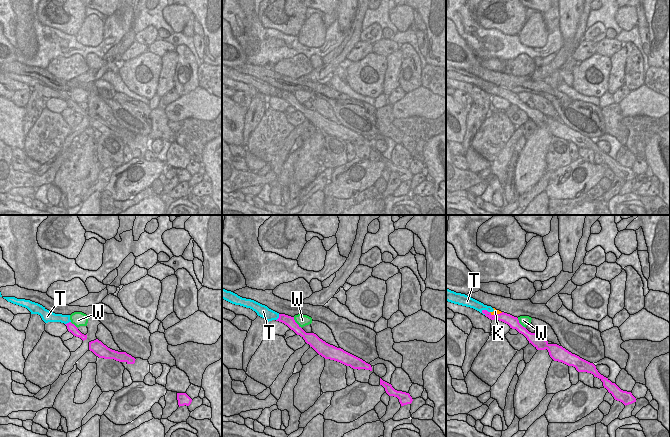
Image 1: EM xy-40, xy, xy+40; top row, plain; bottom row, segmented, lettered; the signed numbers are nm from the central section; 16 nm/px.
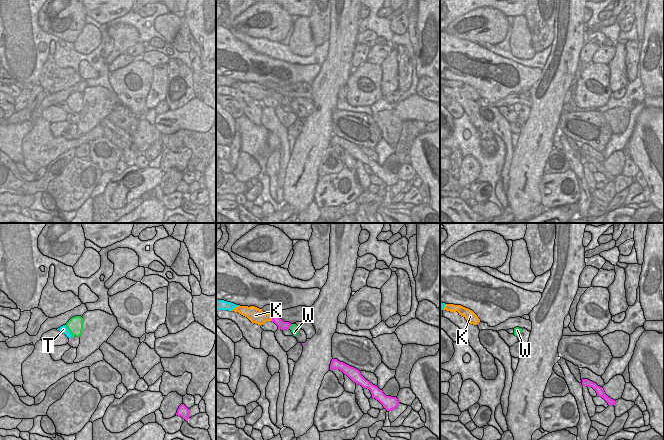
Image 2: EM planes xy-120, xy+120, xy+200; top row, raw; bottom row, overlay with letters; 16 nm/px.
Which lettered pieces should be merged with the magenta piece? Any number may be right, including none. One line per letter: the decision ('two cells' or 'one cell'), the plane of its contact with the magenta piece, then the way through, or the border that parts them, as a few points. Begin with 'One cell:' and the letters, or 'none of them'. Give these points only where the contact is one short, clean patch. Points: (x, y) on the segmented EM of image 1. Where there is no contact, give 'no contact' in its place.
One cell: K
K: one cell | xy+40
T: two cells | xy+40
W: two cells | xy | along xy (293, 317), (294, 321), (301, 328)

